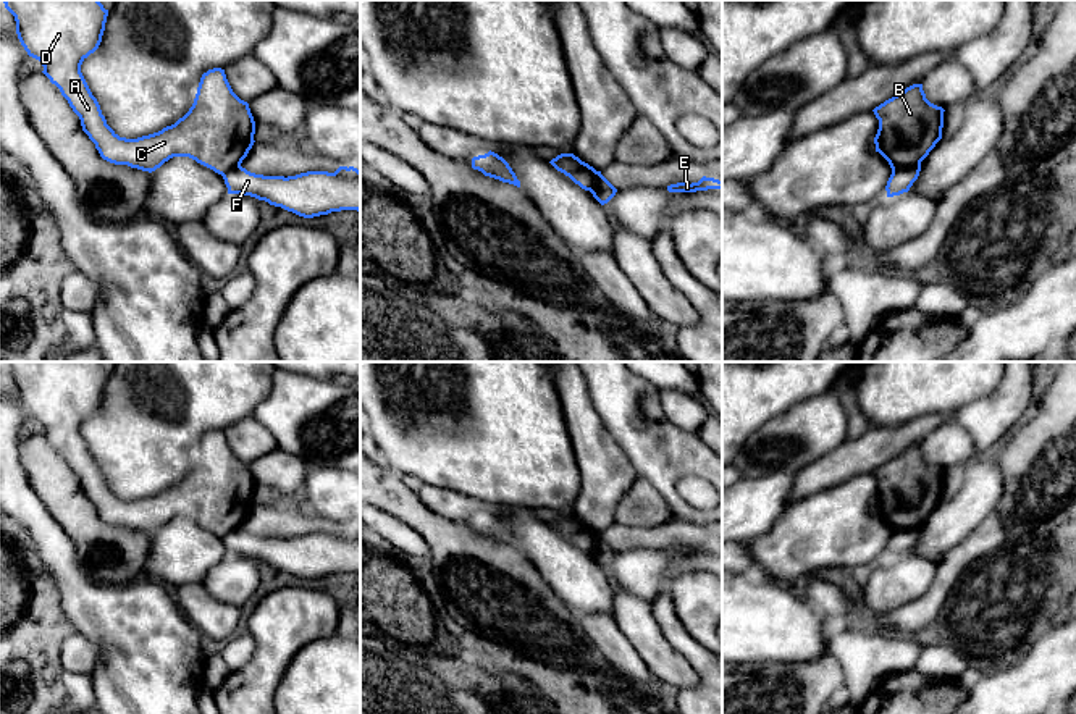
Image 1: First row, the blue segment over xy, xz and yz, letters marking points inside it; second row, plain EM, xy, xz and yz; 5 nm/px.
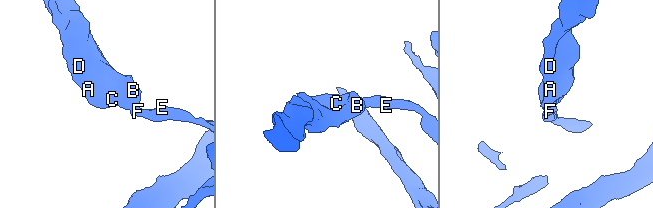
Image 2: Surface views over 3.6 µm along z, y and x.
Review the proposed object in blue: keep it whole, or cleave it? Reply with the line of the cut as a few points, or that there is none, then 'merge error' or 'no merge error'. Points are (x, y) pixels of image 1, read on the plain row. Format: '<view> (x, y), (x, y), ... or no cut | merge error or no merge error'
yz (920, 525), (892, 532) | merge error

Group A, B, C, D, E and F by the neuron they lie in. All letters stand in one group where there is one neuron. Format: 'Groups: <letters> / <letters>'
Groups: A B C D / E F

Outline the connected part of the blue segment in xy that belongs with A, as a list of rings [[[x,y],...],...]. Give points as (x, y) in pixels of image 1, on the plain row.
[[[3,362],[3,365],[15,378],[21,407],[29,418],[42,425],[42,435],[68,462],[81,481],[82,493],[95,506],[103,522],[152,535],[173,519],[189,519],[223,538],[241,528],[247,519],[255,504],[255,483],[249,465],[233,454],[225,431],[213,430],[202,436],[192,468],[174,486],[137,501],[120,499],[107,486],[100,467],[81,435],[82,423],[102,404],[108,372],[99,362]]]

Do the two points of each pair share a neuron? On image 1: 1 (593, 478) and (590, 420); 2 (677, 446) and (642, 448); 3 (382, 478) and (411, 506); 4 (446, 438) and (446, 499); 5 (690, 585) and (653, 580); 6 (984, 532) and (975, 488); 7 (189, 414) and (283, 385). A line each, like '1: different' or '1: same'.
1: same
2: same
3: same
4: different
5: different
6: different
7: different

